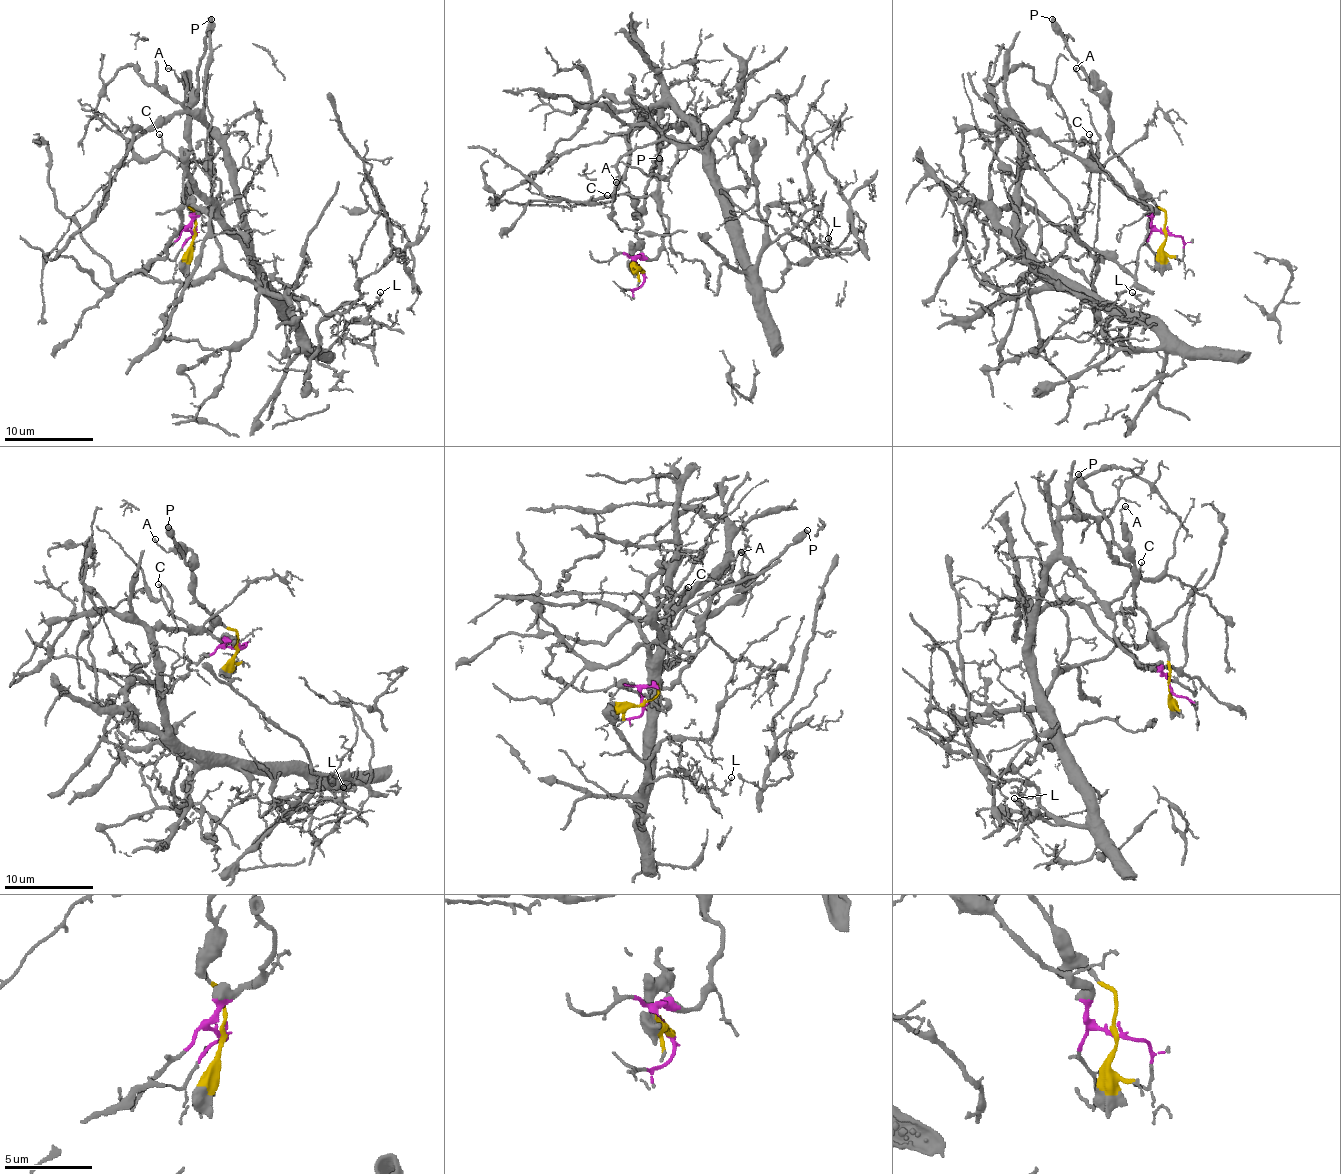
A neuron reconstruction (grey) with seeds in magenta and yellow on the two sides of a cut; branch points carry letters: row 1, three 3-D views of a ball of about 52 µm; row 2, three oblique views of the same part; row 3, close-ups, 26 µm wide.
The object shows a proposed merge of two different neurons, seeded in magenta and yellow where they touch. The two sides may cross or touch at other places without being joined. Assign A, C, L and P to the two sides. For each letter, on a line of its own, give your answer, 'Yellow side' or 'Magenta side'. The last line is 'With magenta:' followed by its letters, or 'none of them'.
A: Yellow side
C: Magenta side
L: Magenta side
P: Yellow side
With magenta: C, L

